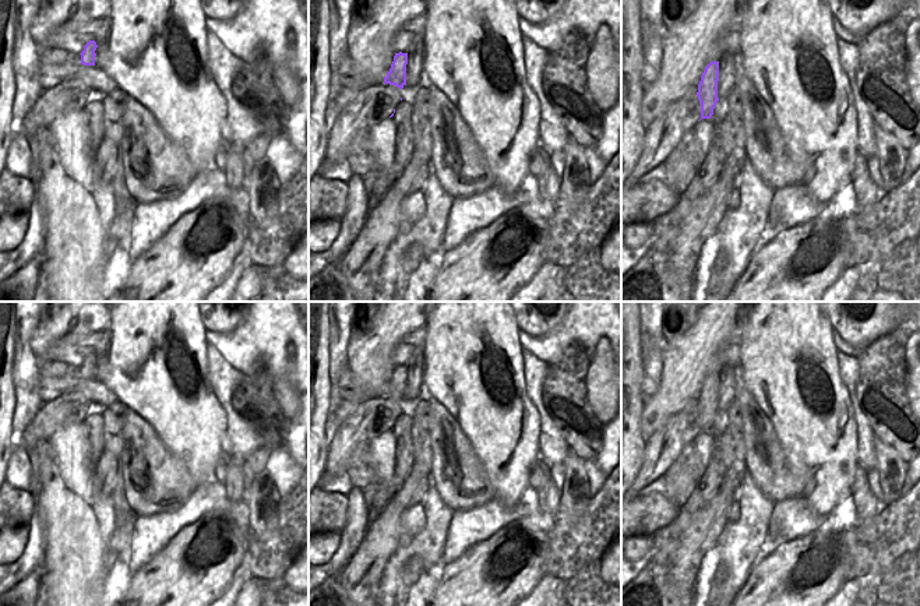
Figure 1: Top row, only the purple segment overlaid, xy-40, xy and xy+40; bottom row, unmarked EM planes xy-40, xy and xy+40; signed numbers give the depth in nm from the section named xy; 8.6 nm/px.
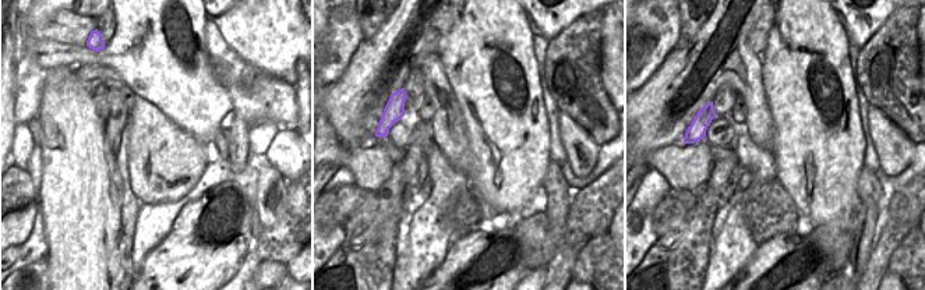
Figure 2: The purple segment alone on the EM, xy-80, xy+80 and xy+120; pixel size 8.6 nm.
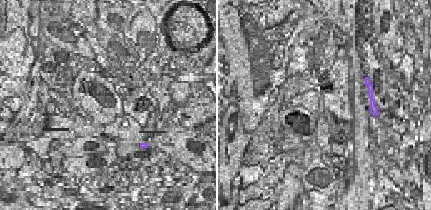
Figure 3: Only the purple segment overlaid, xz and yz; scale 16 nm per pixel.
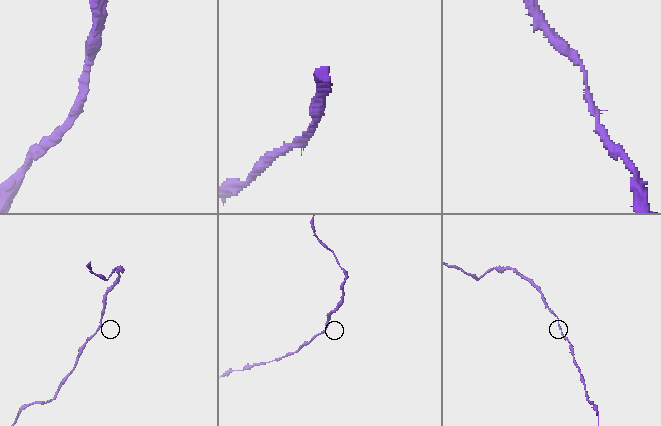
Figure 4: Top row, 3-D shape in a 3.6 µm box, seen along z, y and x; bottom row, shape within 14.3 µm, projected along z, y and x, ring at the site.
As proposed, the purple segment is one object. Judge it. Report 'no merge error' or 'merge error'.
no merge error

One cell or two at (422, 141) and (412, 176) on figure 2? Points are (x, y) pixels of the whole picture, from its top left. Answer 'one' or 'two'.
one

